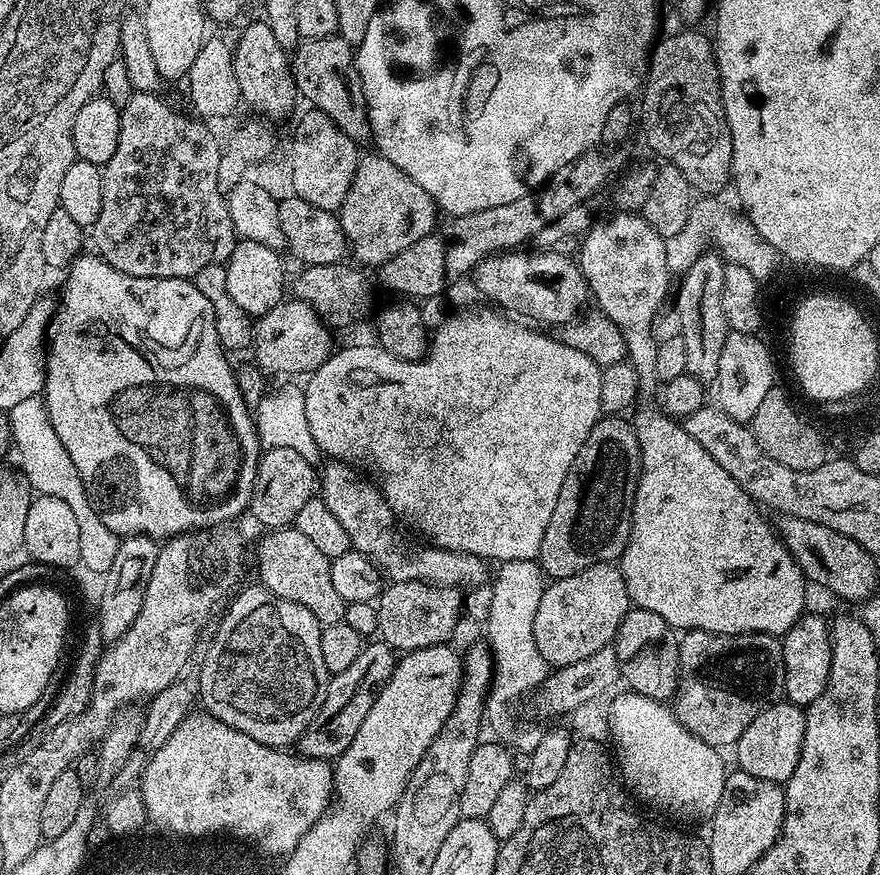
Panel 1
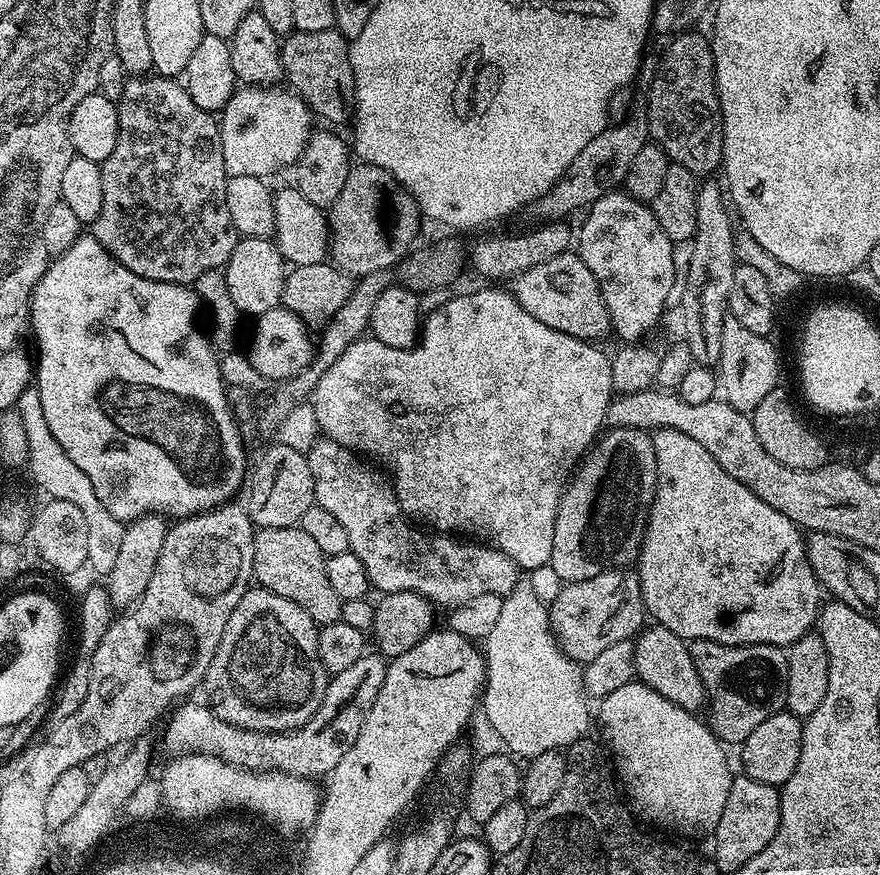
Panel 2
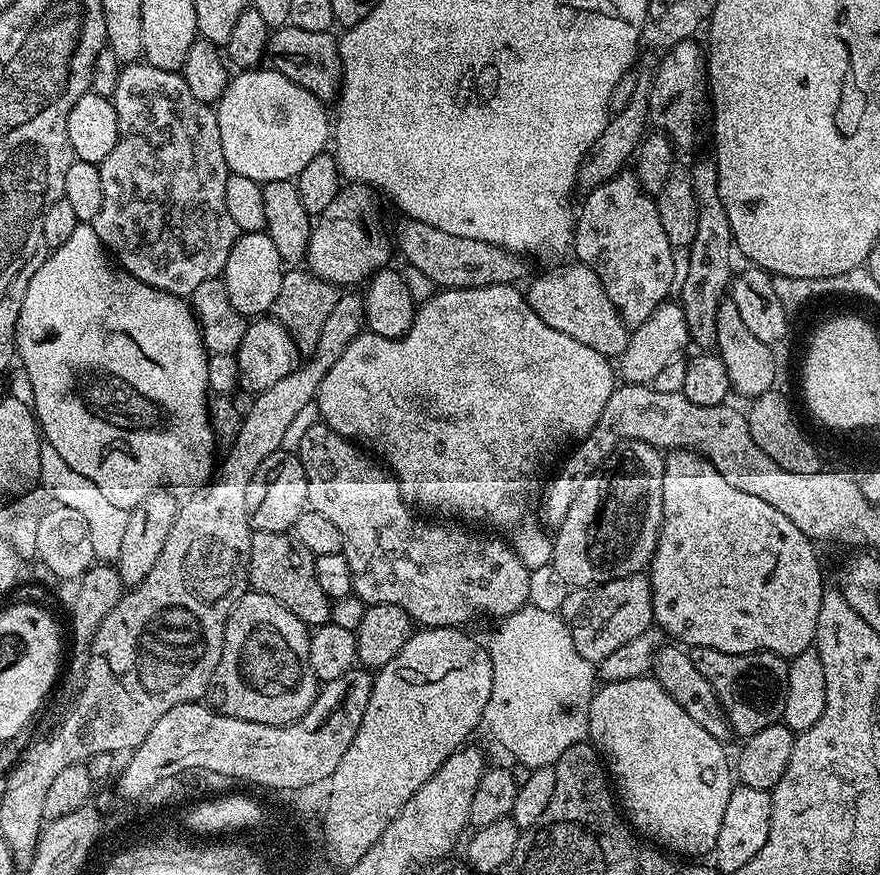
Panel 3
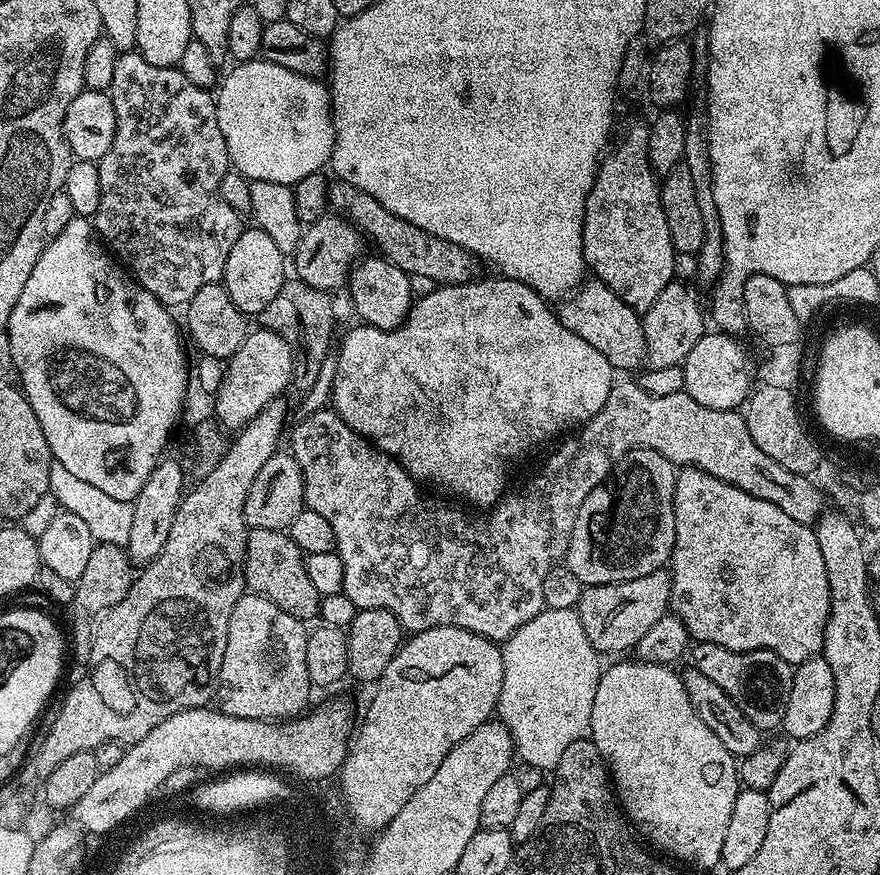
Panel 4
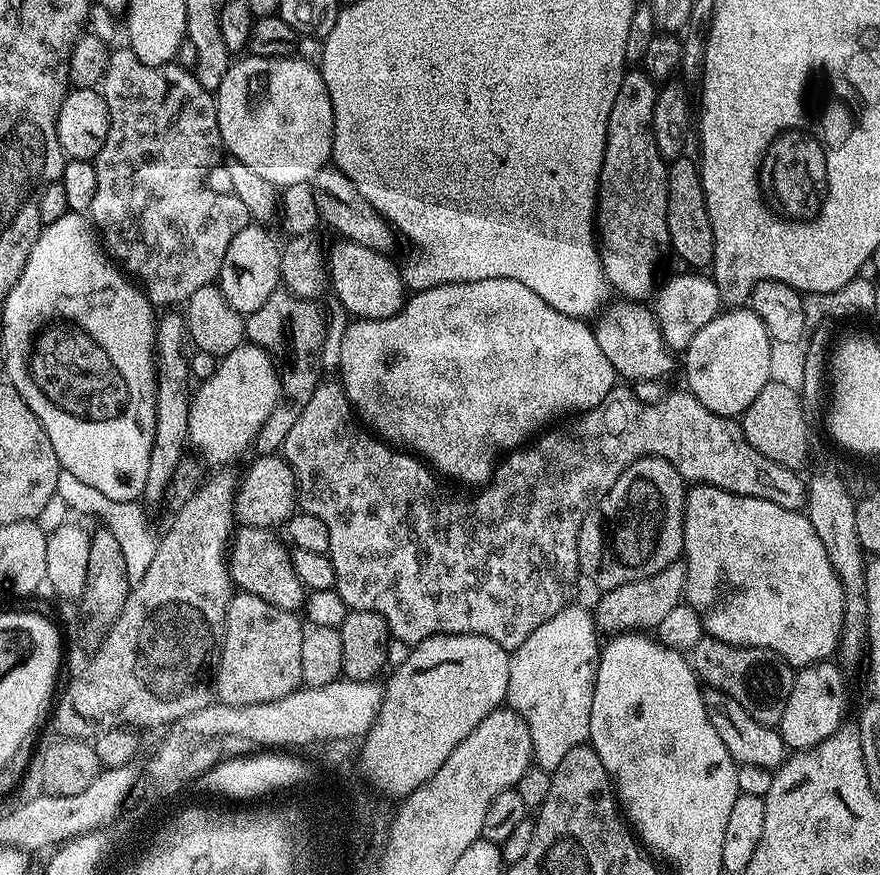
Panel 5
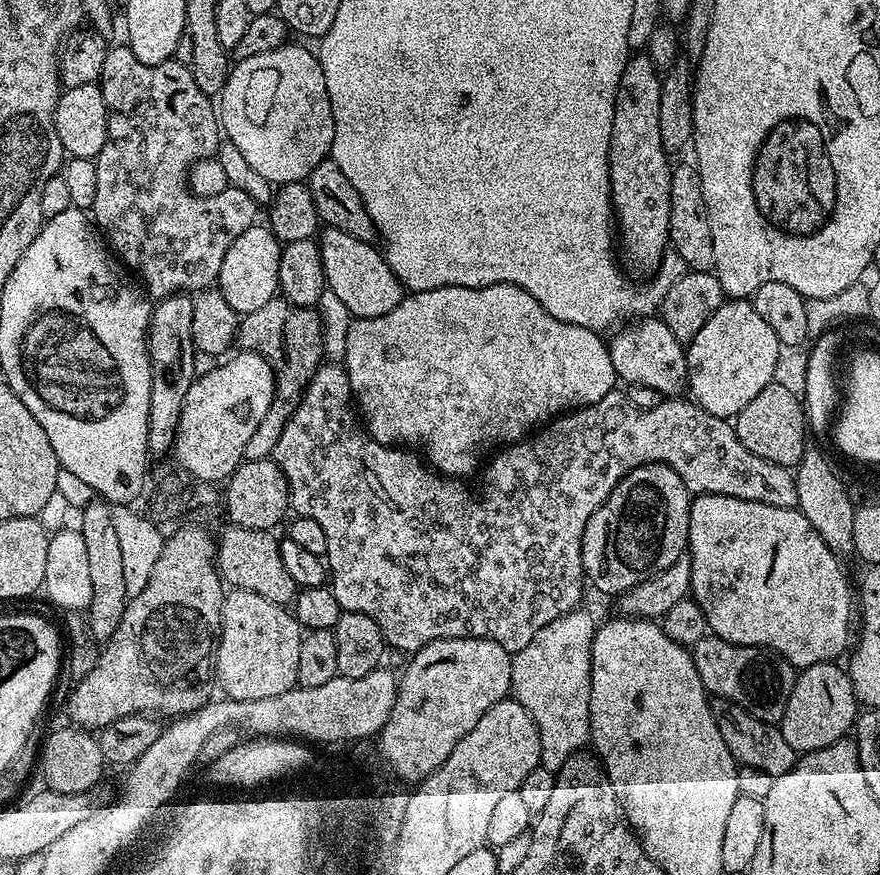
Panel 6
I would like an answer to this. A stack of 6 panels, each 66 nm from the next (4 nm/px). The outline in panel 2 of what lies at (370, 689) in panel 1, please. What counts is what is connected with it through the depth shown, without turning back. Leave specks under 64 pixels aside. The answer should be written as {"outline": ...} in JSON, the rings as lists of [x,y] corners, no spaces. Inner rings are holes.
{"outline":[[[366,654],[358,658],[354,666],[329,679],[318,710],[314,710],[310,722],[295,732],[246,730],[217,720],[207,703],[177,703],[171,709],[172,717],[164,728],[164,748],[169,757],[182,756],[185,752],[201,752],[222,758],[239,768],[271,770],[309,778],[327,777],[334,766],[342,762],[346,750],[354,746],[354,738],[358,738],[362,722],[366,722],[366,714],[370,714],[370,706],[374,706],[374,698],[378,698],[378,690],[382,690],[387,669],[385,657],[379,654]]]}

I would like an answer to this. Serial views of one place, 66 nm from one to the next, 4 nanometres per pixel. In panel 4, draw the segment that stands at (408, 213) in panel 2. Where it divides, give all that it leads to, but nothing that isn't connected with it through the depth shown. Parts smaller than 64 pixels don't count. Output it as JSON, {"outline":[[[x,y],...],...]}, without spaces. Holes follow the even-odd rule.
{"outline":[[[325,214],[313,224],[307,225],[300,233],[300,241],[294,253],[295,279],[301,280],[314,290],[329,294],[335,293],[335,288],[343,289],[347,285],[352,265],[361,259],[365,251],[364,244],[366,245],[365,237],[352,221],[335,214]]]}

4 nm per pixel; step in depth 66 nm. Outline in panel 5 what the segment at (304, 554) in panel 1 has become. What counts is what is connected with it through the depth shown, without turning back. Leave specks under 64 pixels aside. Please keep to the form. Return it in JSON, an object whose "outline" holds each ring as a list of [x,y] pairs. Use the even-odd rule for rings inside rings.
{"outline":[[[241,527],[230,544],[228,570],[232,574],[233,585],[239,591],[254,594],[262,598],[262,602],[270,602],[270,606],[299,613],[304,606],[306,589],[292,565],[289,545],[276,535],[270,528]]]}

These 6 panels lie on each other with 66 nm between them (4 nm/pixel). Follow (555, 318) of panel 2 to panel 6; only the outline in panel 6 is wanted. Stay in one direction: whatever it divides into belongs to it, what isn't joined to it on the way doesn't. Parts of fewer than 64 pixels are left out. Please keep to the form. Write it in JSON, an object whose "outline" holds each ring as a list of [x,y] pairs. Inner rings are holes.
{"outline":[[[640,318],[624,327],[610,340],[608,350],[617,377],[623,383],[625,380],[625,385],[628,386],[650,386],[652,390],[658,390],[664,398],[679,397],[688,386],[688,353],[685,345],[660,318]]]}

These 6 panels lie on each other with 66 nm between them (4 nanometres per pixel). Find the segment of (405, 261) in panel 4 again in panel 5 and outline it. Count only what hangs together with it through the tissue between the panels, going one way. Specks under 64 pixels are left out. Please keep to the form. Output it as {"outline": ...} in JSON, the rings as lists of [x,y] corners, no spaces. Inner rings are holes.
{"outline":[[[325,166],[318,170],[310,183],[314,190],[314,202],[318,202],[321,221],[325,225],[329,224],[340,235],[338,237],[358,246],[366,246],[375,252],[395,253],[398,239],[396,229],[387,218],[378,214],[378,210],[374,210],[374,206],[370,206],[370,202],[362,195],[362,190],[358,190],[358,186],[354,186],[354,182],[350,182],[350,178],[346,178],[340,168]]]}

